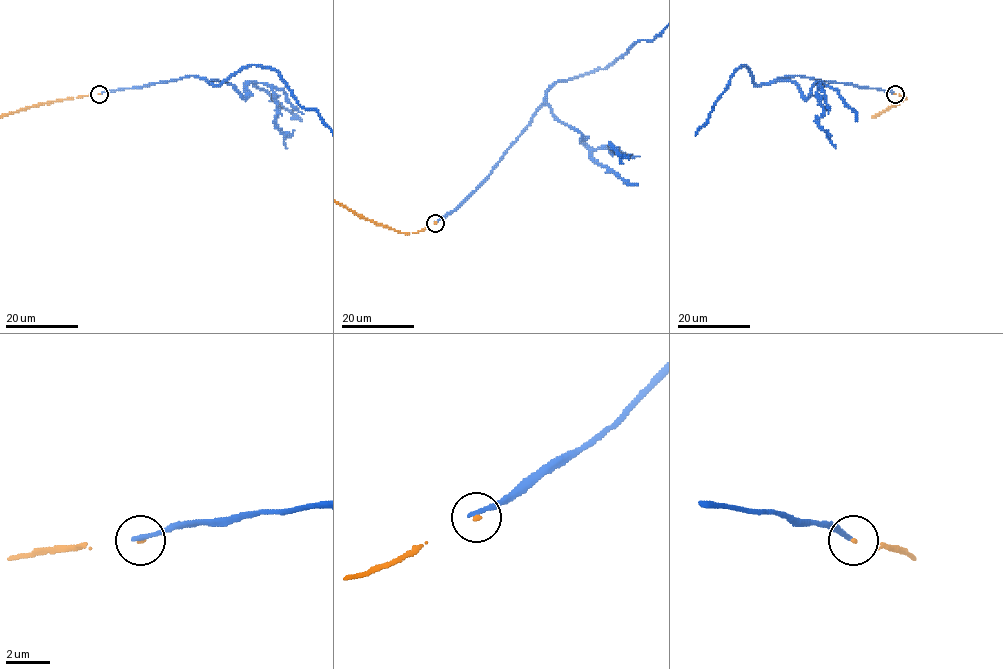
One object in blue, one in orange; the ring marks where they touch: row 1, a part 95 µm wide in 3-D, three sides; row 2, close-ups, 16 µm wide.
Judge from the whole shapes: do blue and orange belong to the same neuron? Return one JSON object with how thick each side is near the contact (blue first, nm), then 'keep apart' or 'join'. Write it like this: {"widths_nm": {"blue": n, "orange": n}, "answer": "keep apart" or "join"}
{"widths_nm": {"blue": 220, "orange": 120}, "answer": "keep apart"}

